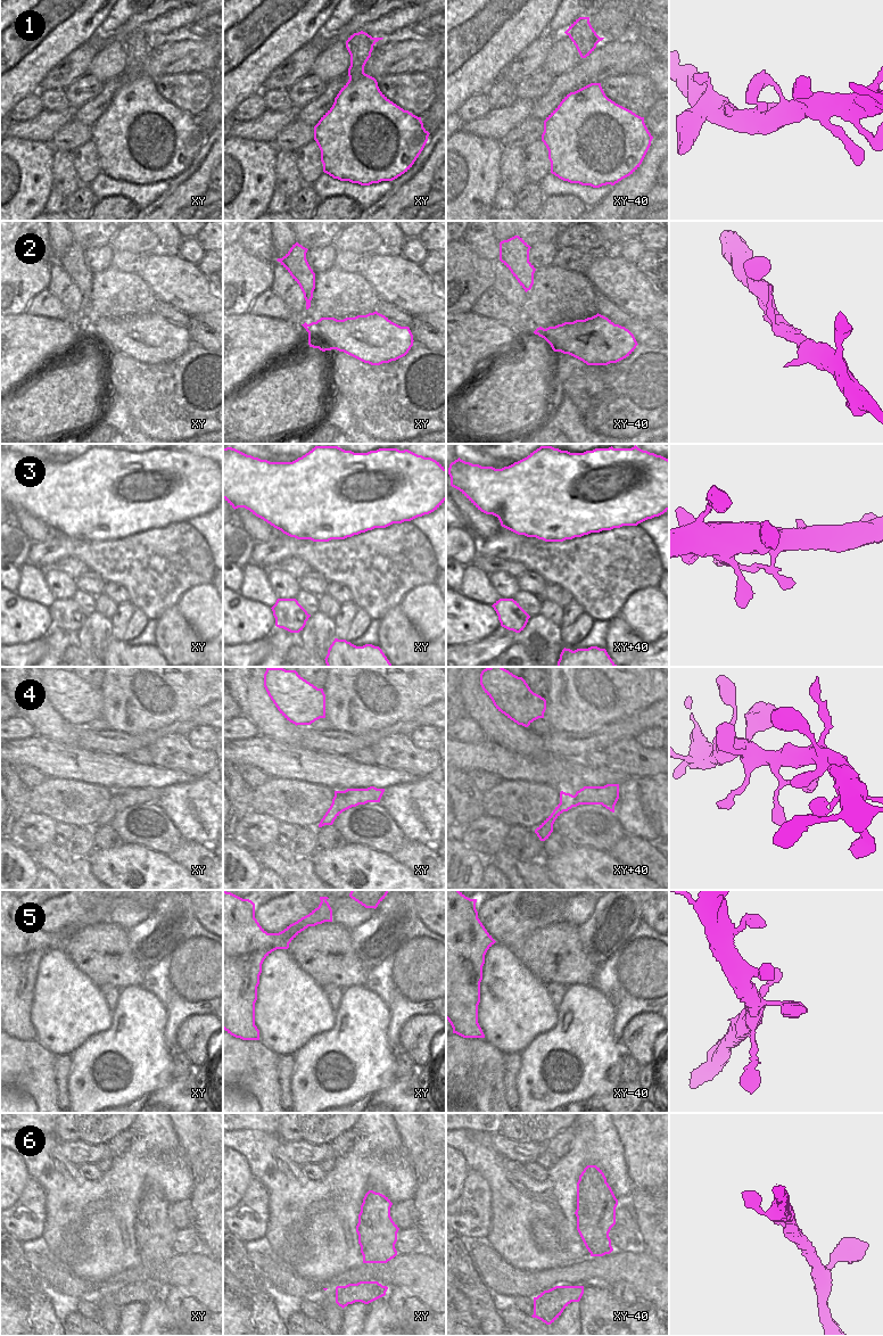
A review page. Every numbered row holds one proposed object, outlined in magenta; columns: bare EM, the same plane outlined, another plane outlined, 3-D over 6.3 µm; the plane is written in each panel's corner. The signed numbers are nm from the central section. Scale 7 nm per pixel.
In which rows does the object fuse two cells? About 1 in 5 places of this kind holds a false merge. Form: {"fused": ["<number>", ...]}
{"fused": ["3"]}

